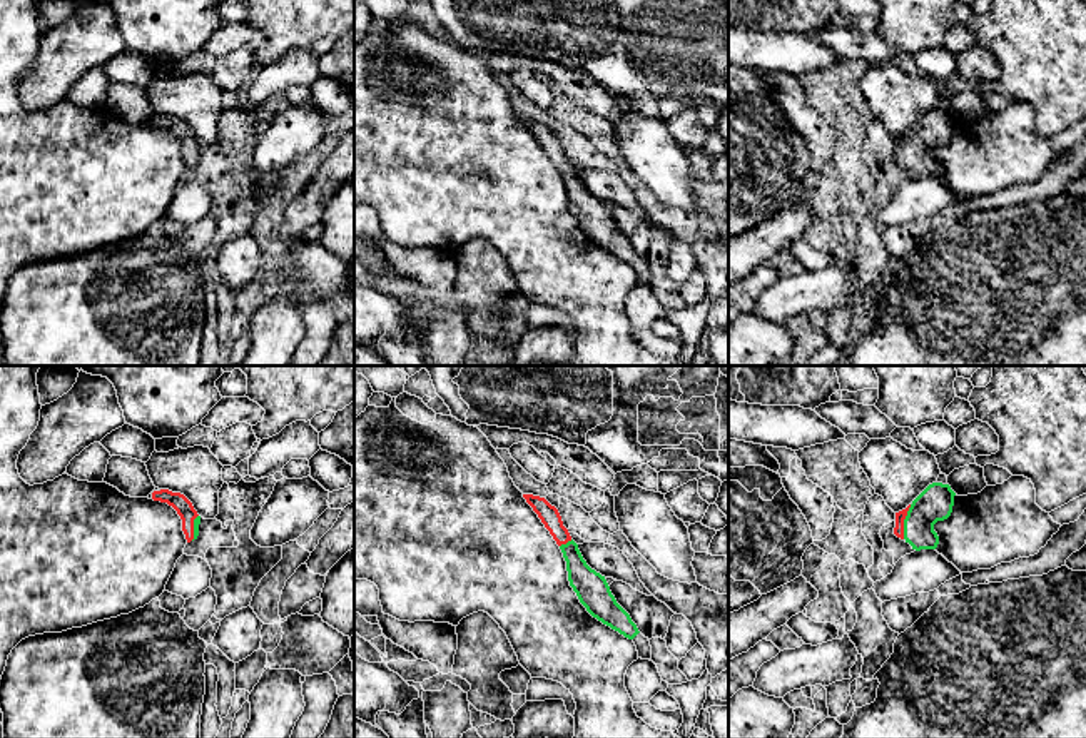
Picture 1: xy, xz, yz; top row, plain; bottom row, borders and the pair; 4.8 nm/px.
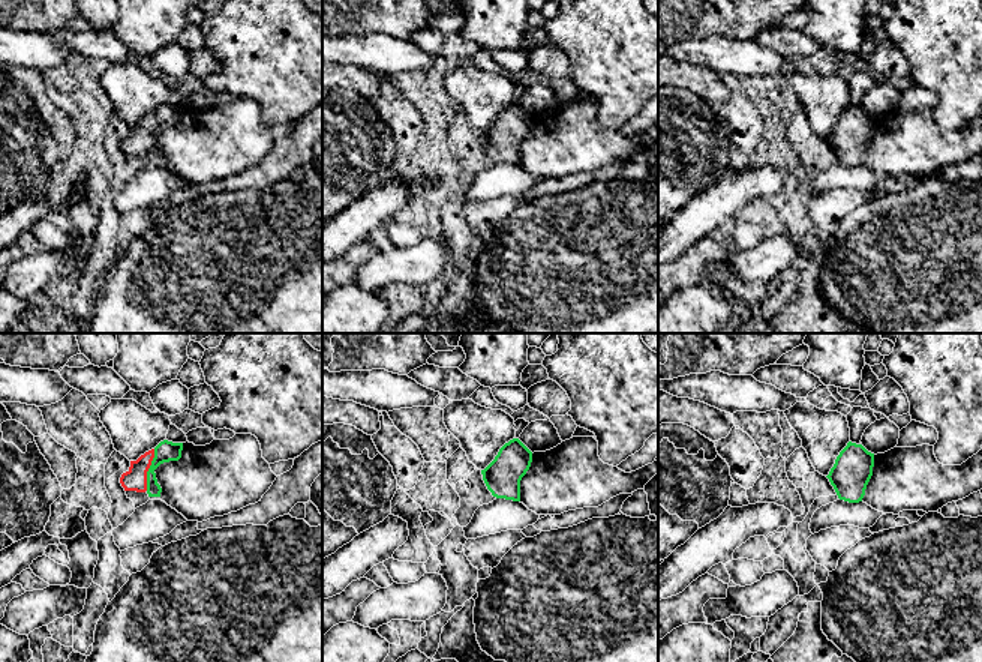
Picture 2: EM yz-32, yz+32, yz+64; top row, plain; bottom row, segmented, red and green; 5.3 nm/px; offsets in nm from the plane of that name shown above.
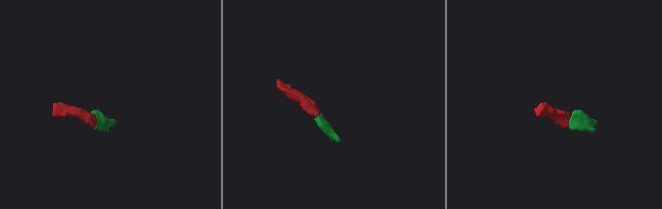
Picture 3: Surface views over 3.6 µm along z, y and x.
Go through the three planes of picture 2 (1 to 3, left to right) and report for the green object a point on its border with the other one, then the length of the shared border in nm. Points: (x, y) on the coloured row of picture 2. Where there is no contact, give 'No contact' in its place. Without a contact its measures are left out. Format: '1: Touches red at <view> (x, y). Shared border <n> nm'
1: Touches red at yz-32 (147, 470). Shared border 220 nm
2: No contact
3: No contact

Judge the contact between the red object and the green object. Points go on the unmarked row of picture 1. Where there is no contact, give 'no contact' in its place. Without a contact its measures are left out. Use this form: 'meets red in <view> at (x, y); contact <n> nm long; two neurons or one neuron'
meets red in yz at (903, 147); contact 170 nm long; one neuron

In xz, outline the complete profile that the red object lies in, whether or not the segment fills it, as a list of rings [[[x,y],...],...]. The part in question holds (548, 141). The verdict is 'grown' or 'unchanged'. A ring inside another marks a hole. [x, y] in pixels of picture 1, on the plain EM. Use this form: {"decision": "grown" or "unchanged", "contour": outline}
{"decision": "grown", "contour": [[[523,120],[523,124],[560,172],[566,187],[570,212],[576,219],[580,229],[593,244],[632,265],[637,272],[638,284],[652,287],[652,272],[648,264],[638,257],[630,240],[617,229],[605,202],[586,190],[578,170],[571,165],[568,155],[563,152],[558,135],[545,124],[533,120]]]}

